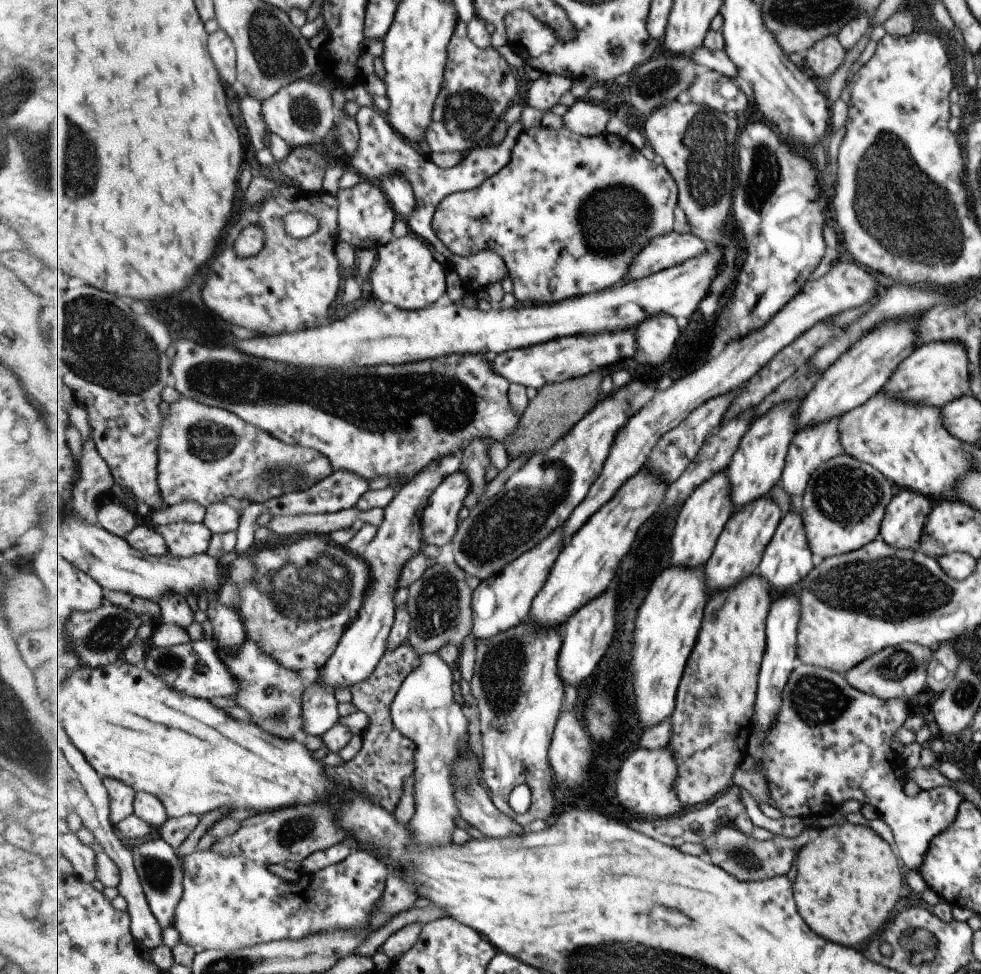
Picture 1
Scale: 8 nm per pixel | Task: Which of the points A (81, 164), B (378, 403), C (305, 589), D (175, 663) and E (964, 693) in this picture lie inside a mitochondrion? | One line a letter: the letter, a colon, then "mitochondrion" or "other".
A: mitochondrion
B: mitochondrion
C: mitochondrion
D: mitochondrion
E: mitochondrion

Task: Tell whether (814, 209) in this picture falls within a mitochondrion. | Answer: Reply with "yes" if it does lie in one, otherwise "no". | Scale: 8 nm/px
no

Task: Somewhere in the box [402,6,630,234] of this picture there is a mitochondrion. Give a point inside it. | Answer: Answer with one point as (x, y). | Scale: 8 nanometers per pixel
(460, 110)

